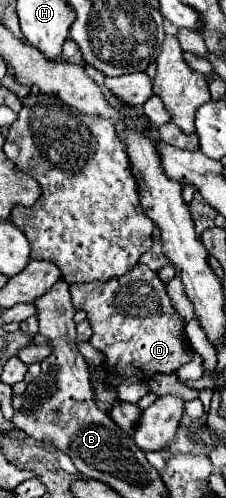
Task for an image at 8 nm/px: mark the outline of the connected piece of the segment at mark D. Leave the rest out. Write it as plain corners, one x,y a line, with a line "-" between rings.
138,264
126,276
112,278
108,282
70,284
70,296
72,306
88,314
88,322
94,332
90,344
105,357
101,366
90,369
96,400
102,410
108,412
118,400
114,390
104,384
106,376
110,376
108,374
140,376
147,380
147,376
151,378
155,374
172,374
190,361
184,318
170,304
166,286
160,282
156,272
146,266

